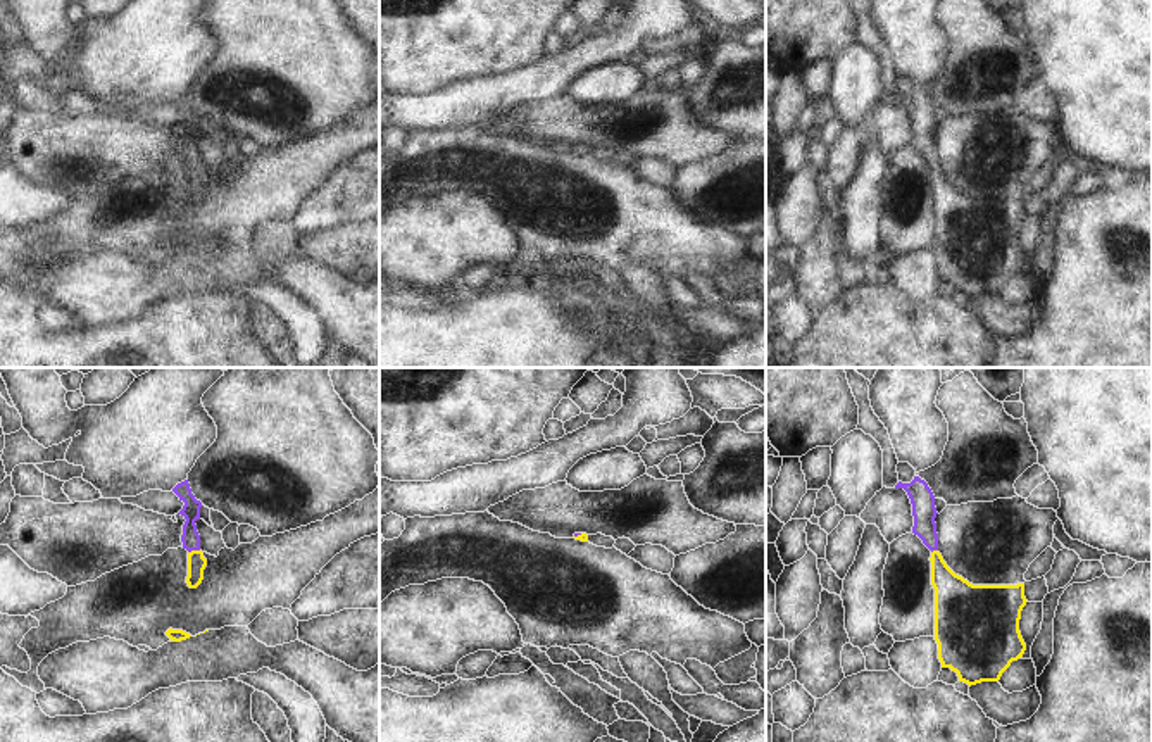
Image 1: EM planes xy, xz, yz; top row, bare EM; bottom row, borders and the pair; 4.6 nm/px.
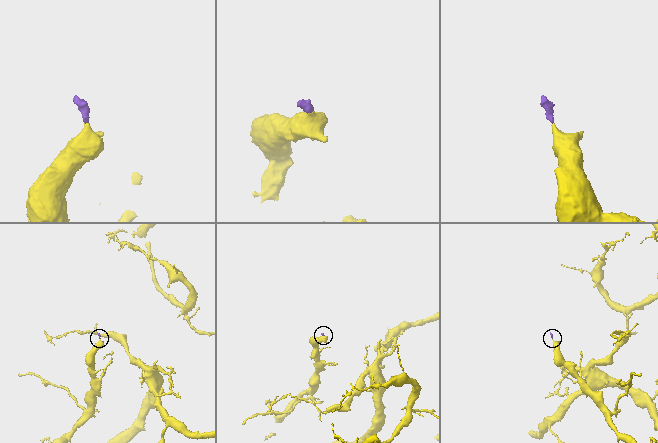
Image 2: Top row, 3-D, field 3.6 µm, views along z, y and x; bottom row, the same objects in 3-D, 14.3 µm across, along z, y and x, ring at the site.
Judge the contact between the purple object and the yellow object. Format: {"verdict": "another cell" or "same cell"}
{"verdict": "same cell"}

